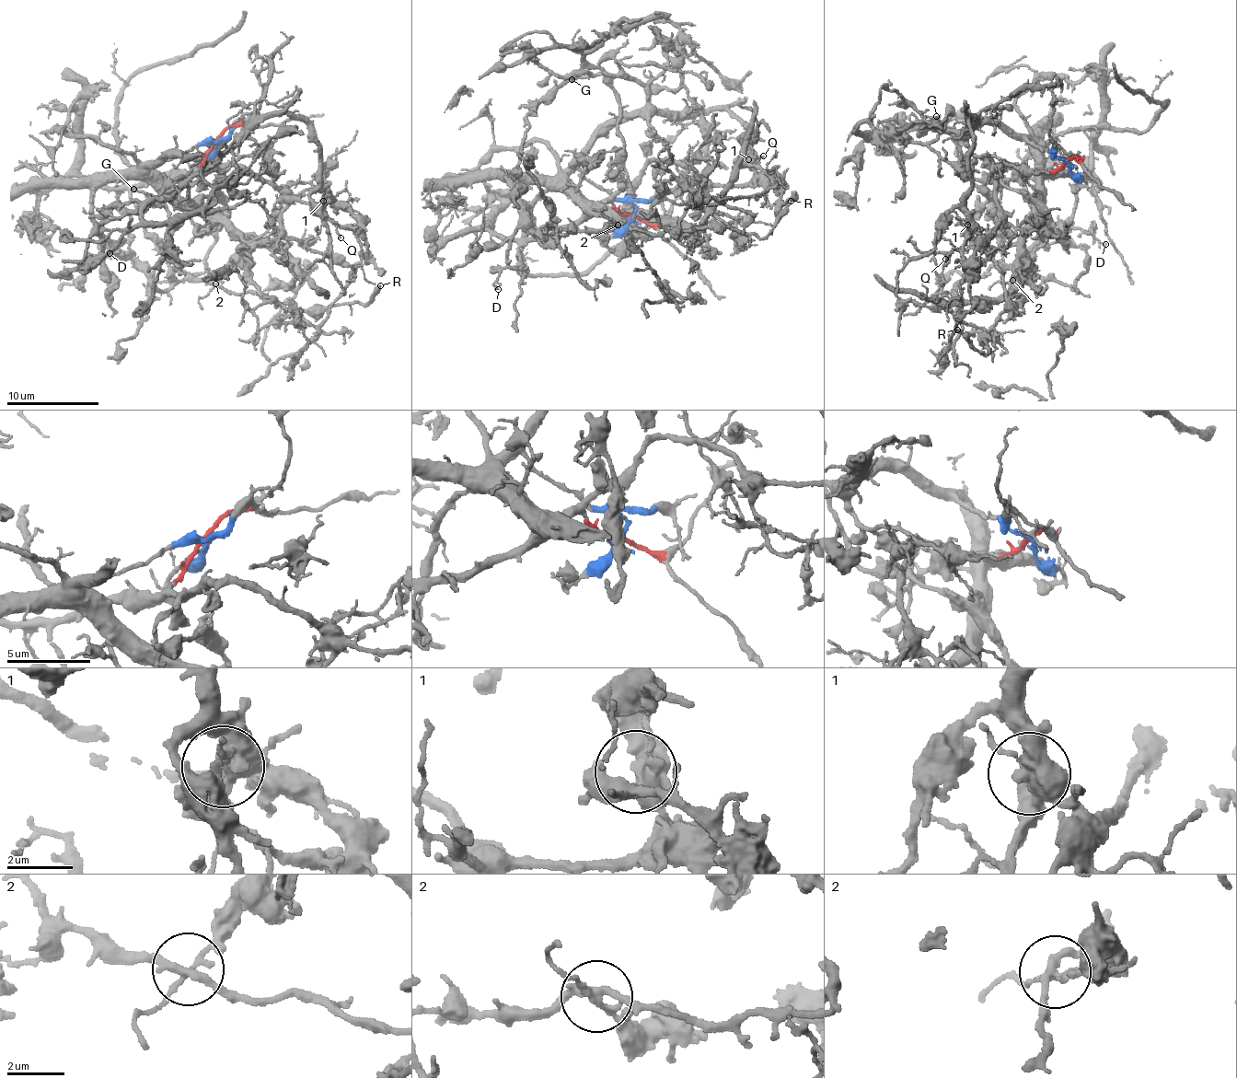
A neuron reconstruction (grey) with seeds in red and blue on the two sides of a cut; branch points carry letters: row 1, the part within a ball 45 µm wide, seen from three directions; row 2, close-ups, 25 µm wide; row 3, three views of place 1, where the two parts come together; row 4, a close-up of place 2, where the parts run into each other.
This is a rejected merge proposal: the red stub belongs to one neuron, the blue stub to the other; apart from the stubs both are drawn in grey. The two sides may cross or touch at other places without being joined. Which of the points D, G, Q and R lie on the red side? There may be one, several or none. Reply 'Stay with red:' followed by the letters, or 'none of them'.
Stay with red: R

